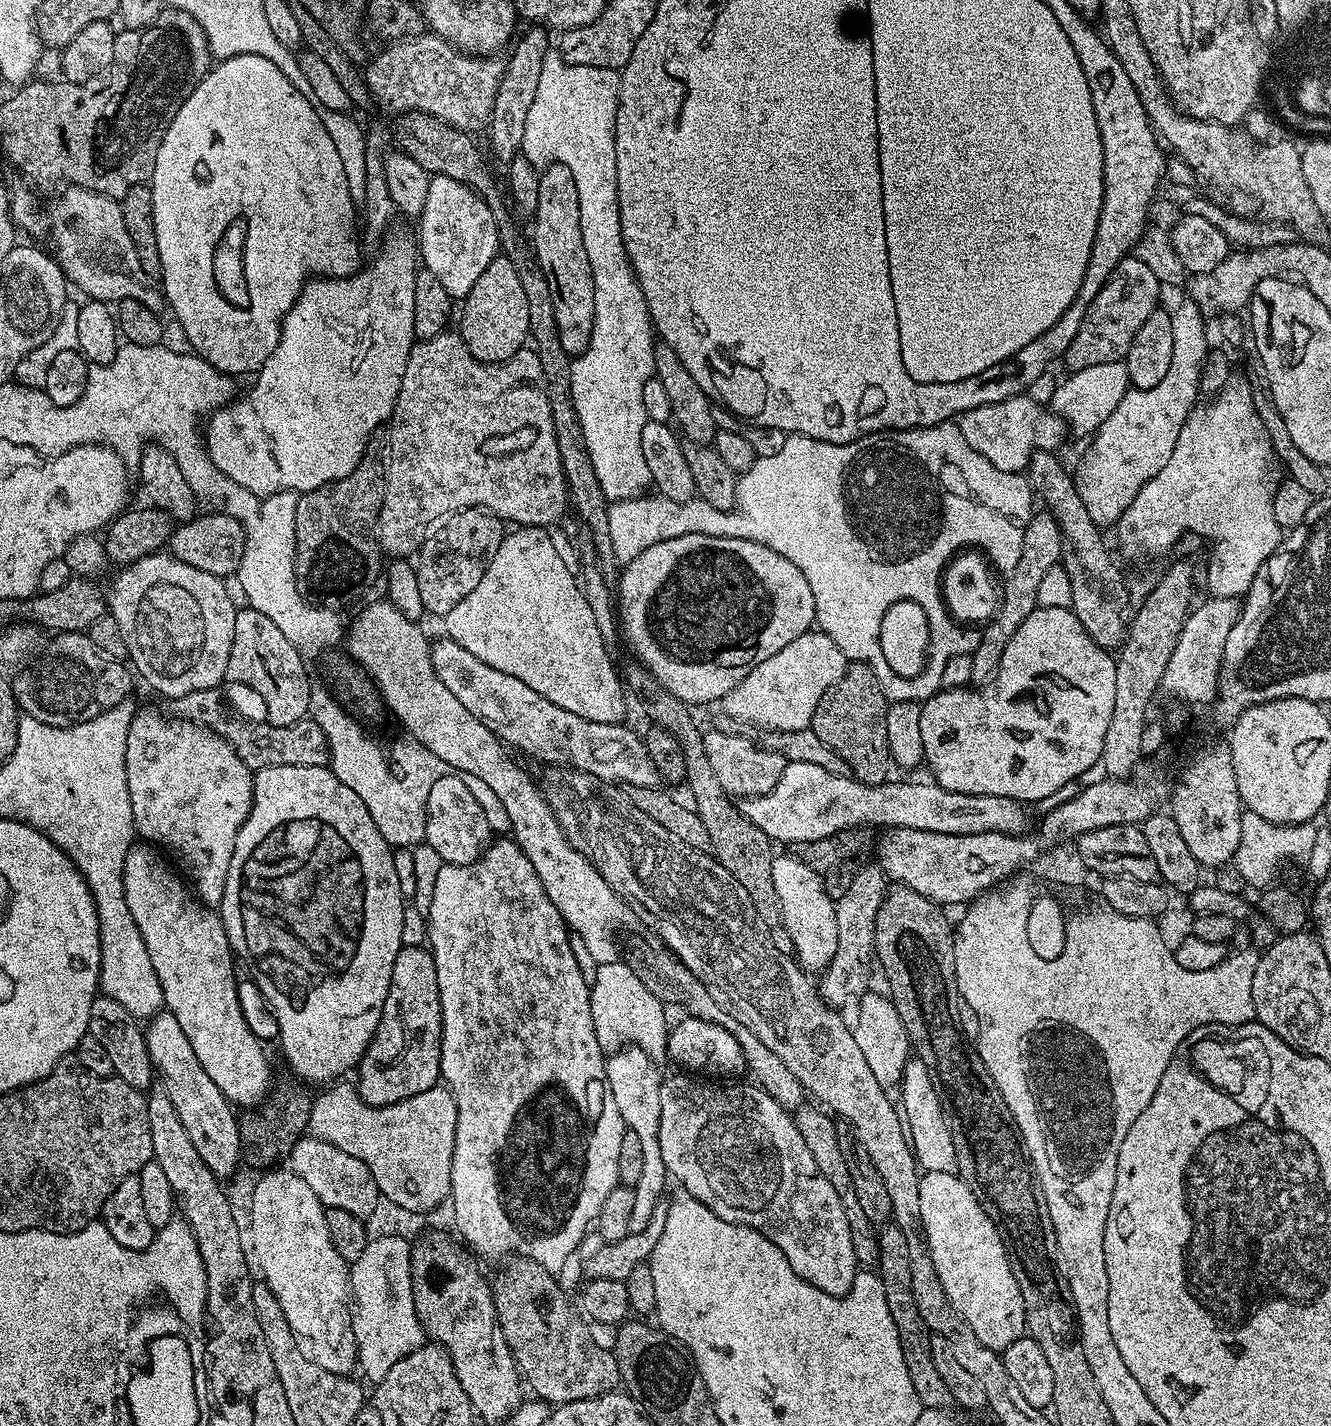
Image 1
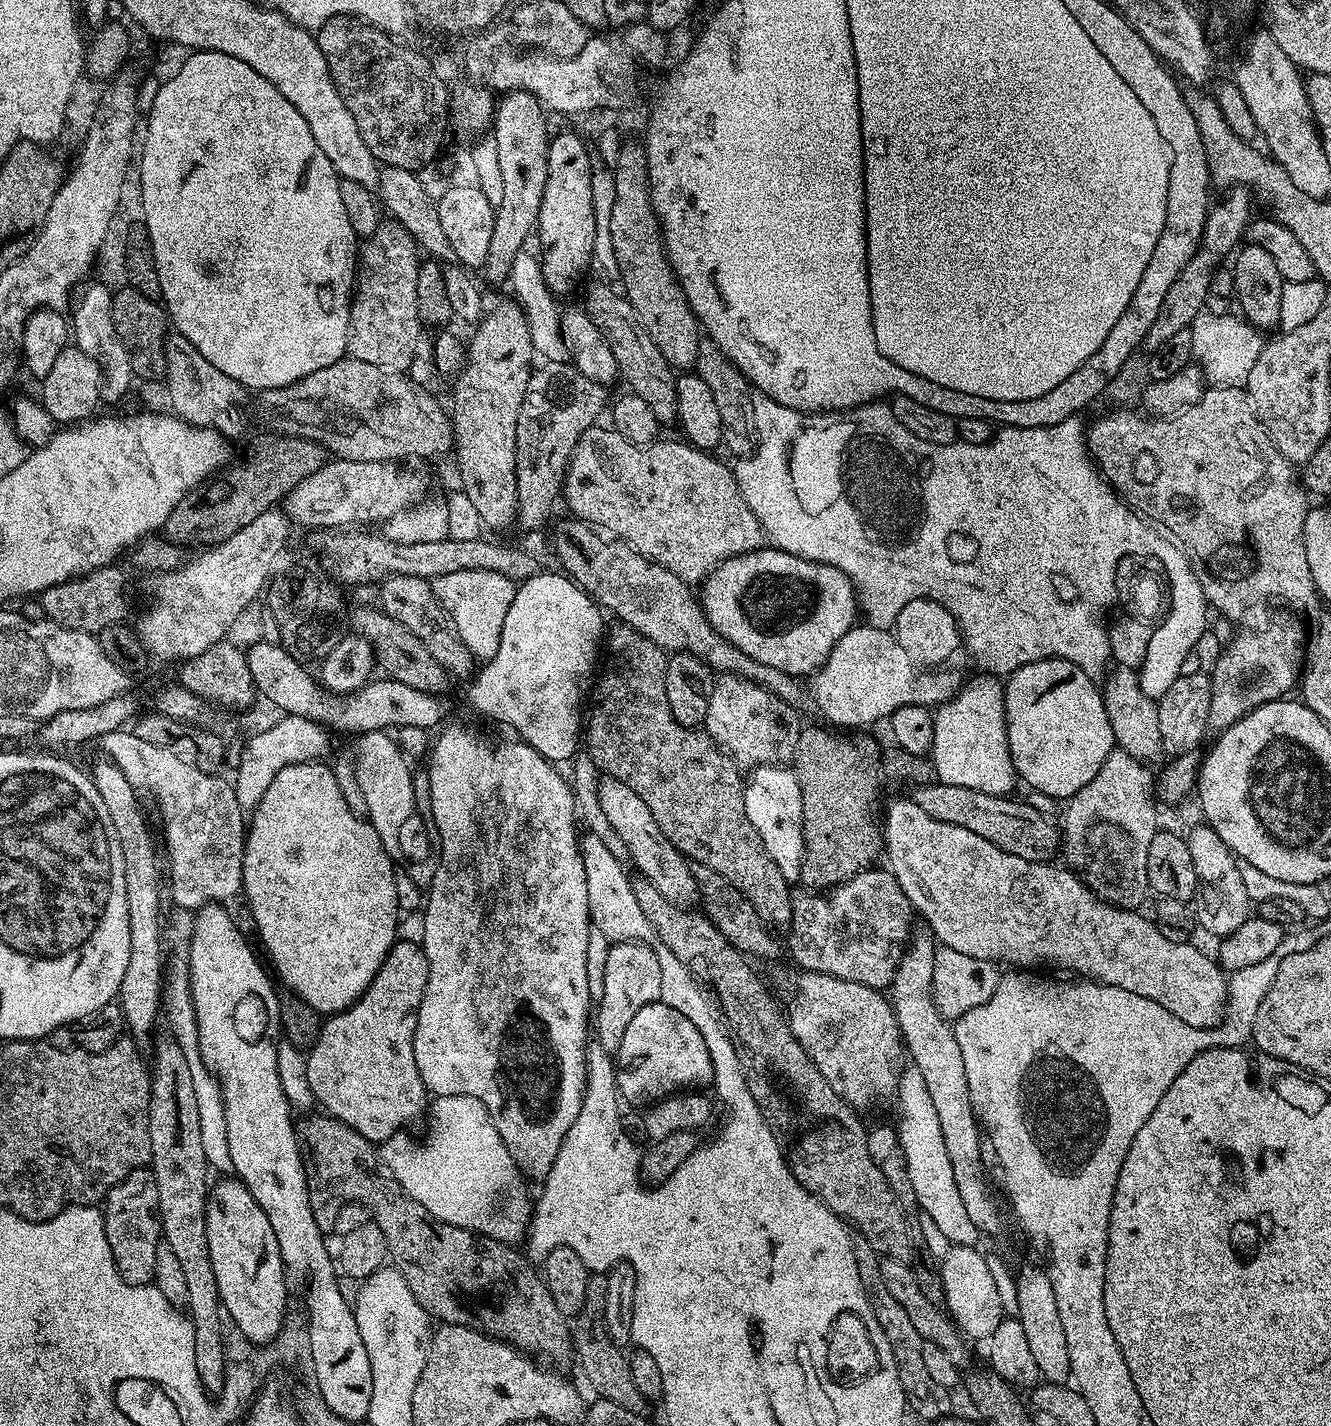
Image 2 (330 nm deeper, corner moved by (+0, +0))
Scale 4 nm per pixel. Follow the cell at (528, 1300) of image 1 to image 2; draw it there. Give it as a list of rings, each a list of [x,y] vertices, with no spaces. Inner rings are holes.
[[[308,1114],[303,1117],[304,1121],[296,1124],[296,1141],[300,1144],[300,1157],[304,1163],[304,1173],[308,1183],[308,1197],[310,1198],[310,1210],[314,1214],[314,1222],[318,1222],[321,1230],[332,1230],[336,1226],[336,1209],[341,1204],[360,1204],[368,1212],[368,1219],[377,1224],[382,1233],[386,1236],[386,1246],[391,1263],[406,1278],[406,1286],[410,1286],[410,1294],[414,1294],[417,1302],[428,1311],[429,1317],[440,1324],[461,1324],[467,1328],[472,1328],[475,1332],[485,1332],[487,1336],[493,1336],[495,1340],[504,1340],[514,1348],[519,1348],[525,1354],[531,1354],[533,1357],[540,1356],[564,1356],[570,1352],[570,1328],[566,1323],[566,1317],[554,1306],[554,1298],[550,1298],[550,1290],[545,1286],[541,1273],[536,1272],[528,1265],[529,1257],[527,1255],[519,1256],[515,1247],[499,1244],[496,1240],[489,1240],[479,1234],[473,1234],[467,1228],[459,1228],[453,1224],[447,1224],[441,1220],[432,1219],[430,1210],[426,1210],[424,1204],[416,1201],[415,1195],[406,1193],[400,1189],[401,1181],[393,1178],[391,1175],[383,1176],[380,1172],[367,1172],[362,1165],[356,1164],[356,1160],[368,1160],[372,1156],[373,1141],[368,1140],[358,1130],[354,1130],[348,1124],[343,1124],[335,1116],[327,1114]]]

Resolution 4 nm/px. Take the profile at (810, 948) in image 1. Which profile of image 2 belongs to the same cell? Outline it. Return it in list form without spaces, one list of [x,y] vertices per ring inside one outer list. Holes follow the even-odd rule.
[[[765,764],[762,768],[751,769],[744,786],[746,802],[746,818],[750,818],[750,826],[758,830],[758,838],[762,838],[762,846],[766,846],[766,854],[774,858],[774,866],[782,870],[782,878],[790,882],[800,879],[802,862],[804,861],[804,831],[802,830],[802,790],[798,786],[795,771],[788,766]]]

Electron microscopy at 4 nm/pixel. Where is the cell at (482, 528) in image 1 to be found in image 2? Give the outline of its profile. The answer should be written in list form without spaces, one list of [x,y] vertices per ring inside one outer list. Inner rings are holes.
[[[549,360],[541,363],[533,371],[530,382],[526,386],[526,398],[522,398],[522,410],[518,410],[518,426],[516,427],[516,481],[518,482],[518,502],[516,503],[516,519],[519,527],[532,532],[540,528],[548,520],[556,499],[561,499],[564,487],[564,473],[568,471],[568,460],[576,448],[577,442],[587,428],[593,427],[600,415],[605,415],[610,404],[609,389],[579,372],[572,362]]]

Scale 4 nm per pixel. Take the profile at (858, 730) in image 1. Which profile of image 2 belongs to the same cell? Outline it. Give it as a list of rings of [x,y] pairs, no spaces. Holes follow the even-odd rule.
[[[801,727],[798,746],[794,757],[794,771],[798,778],[798,786],[802,790],[802,830],[804,831],[804,861],[800,871],[799,883],[805,884],[808,890],[831,890],[840,884],[846,883],[847,880],[854,879],[858,873],[866,872],[869,868],[877,863],[876,860],[882,856],[882,828],[878,823],[878,812],[876,808],[876,795],[880,792],[881,780],[881,753],[882,748],[876,745],[876,740],[872,736],[860,736],[864,734],[841,734],[836,730],[824,728]]]

